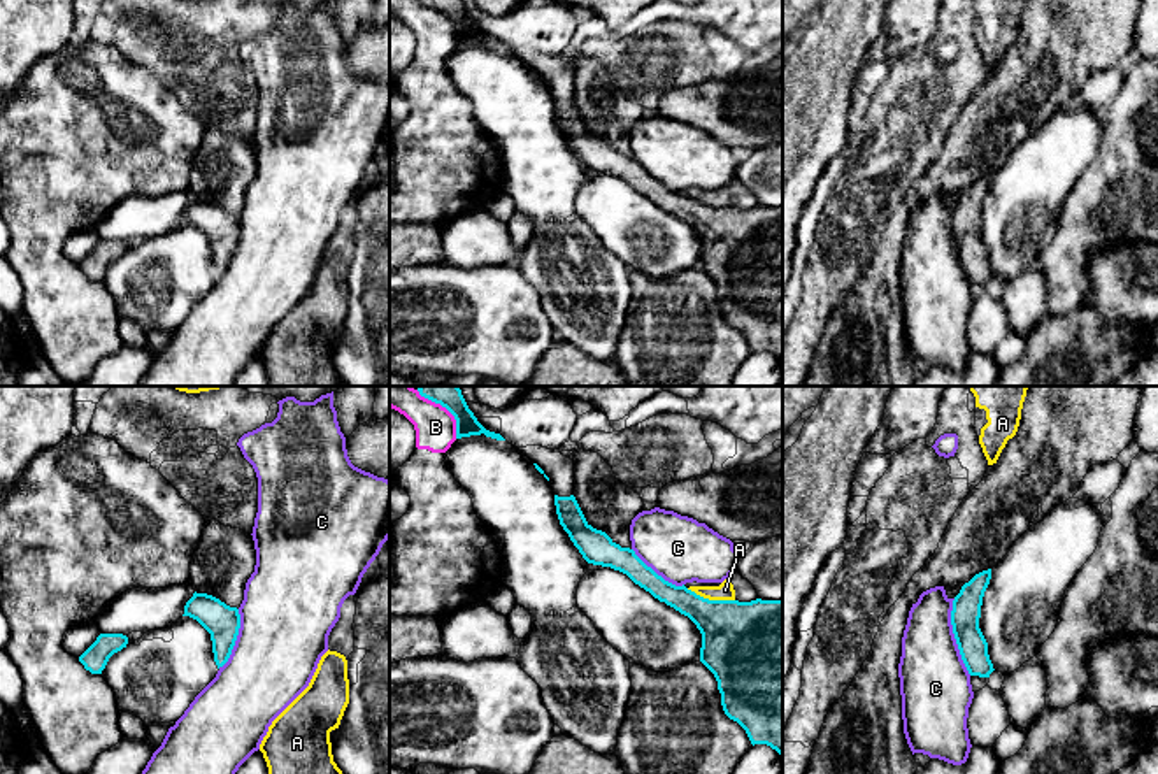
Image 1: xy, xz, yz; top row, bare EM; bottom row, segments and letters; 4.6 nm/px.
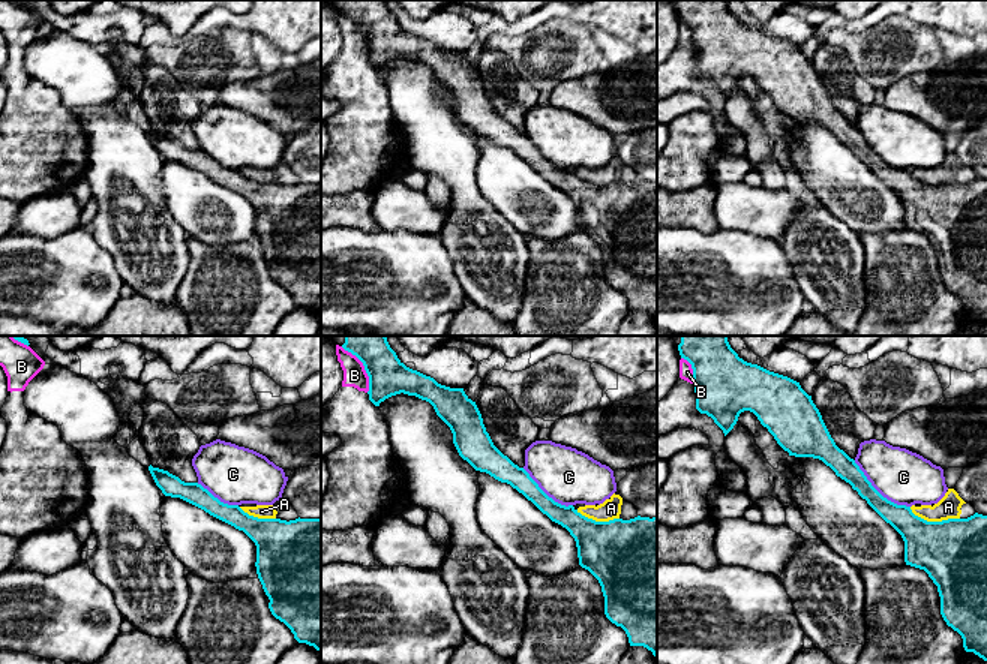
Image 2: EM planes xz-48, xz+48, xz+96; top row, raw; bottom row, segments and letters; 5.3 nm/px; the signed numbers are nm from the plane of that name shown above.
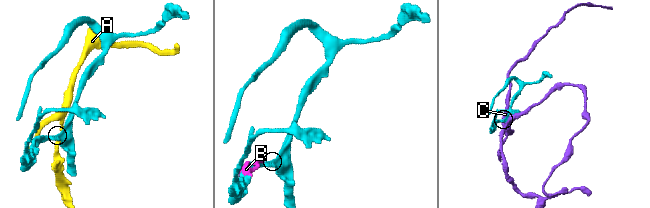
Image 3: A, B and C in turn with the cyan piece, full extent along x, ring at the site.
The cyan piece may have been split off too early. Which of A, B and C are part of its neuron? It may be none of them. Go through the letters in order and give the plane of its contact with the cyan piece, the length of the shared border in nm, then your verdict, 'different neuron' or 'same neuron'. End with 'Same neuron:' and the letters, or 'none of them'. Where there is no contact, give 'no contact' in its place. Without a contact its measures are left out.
A: meets cyan in xz; contact 240 nm long; different neuron
B: meets cyan in xz; contact 300 nm long; different neuron
C: meets cyan in yz; contact 360 nm long; different neuron
Same neuron: none of them

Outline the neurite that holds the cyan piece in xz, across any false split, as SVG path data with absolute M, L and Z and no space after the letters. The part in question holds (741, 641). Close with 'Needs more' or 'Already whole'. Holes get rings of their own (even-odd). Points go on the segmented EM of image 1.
M554 495L560 525L588 563L626 574L660 602L688 616L702 634L700 662L714 674L725 714L737 721L751 744L767 744L783 756L783 600L709 600L684 584L676 586L647 567L633 549L621 548L593 528L574 495Z. Already whole

